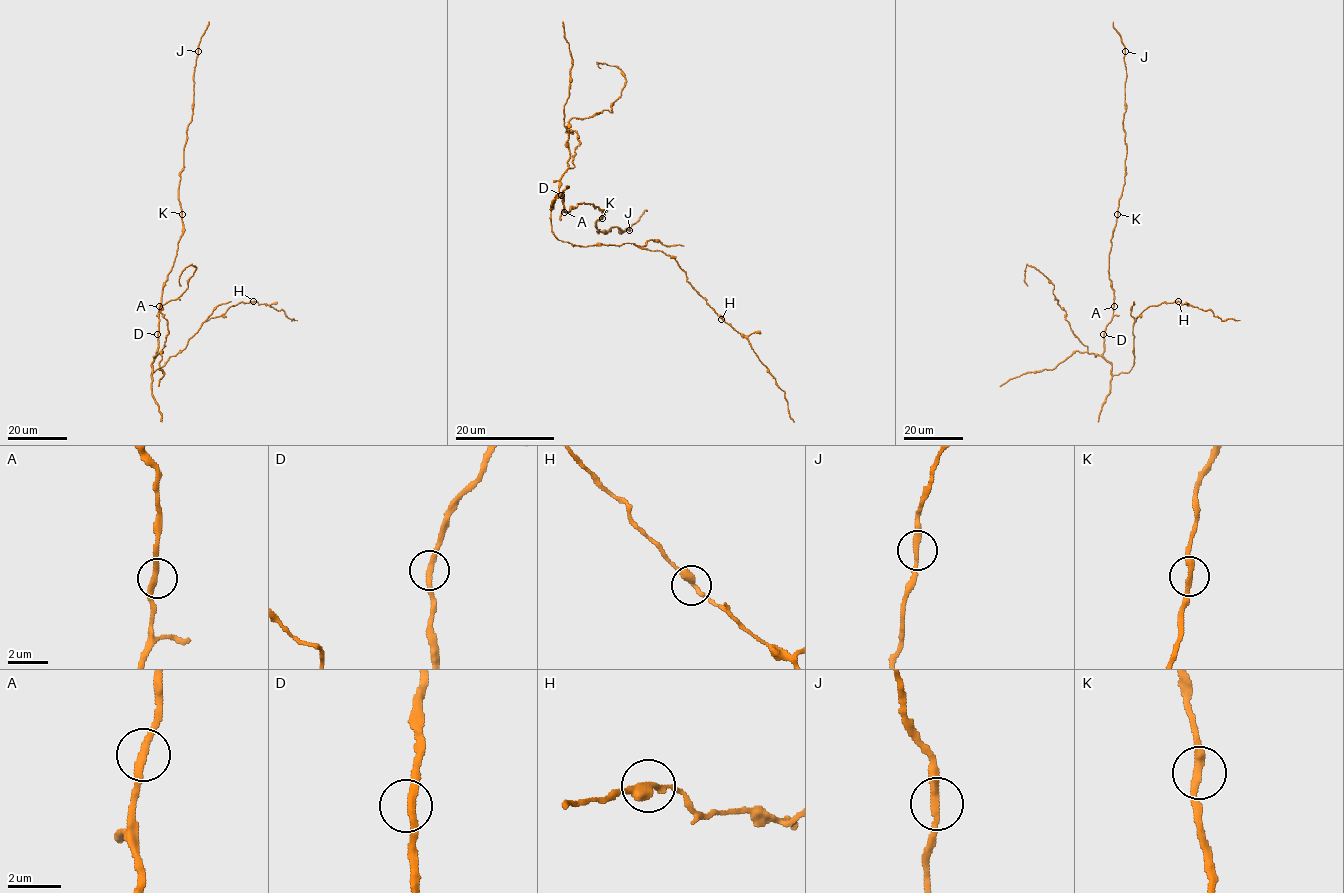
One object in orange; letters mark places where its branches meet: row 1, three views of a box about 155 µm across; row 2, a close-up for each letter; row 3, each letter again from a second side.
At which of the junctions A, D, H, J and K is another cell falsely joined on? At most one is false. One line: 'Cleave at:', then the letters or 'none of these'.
Cleave at: none of these

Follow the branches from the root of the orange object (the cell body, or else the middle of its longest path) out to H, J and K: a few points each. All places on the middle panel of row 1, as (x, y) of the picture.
H: (563, 211), (558, 193), (551, 223), (559, 240), (583, 247), (635, 243), (662, 250), (722, 318)
J: (563, 211), (590, 203), (603, 211), (597, 221), (599, 230), (605, 233), (614, 227), (620, 232), (629, 230)
K: (563, 211), (590, 203), (603, 211), (602, 218)

